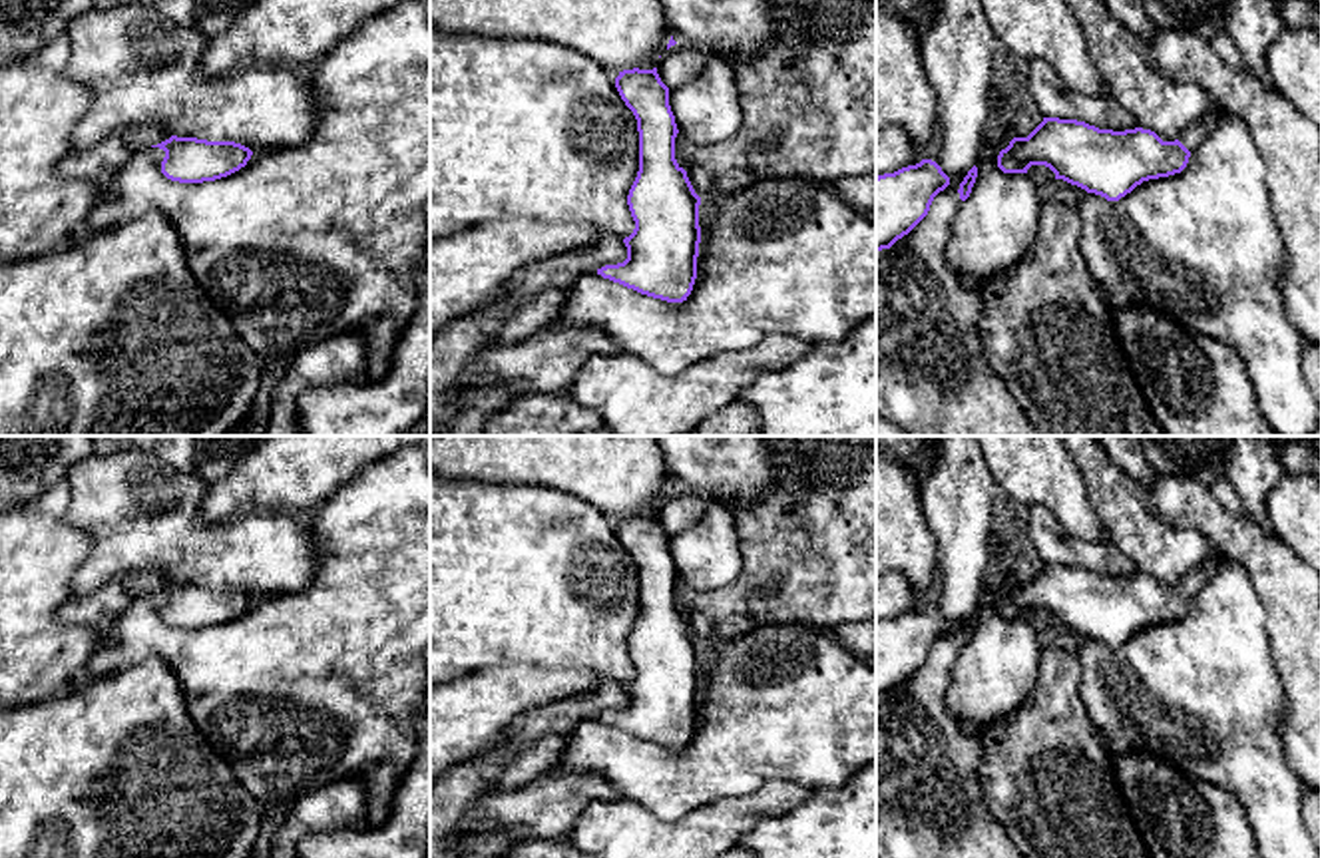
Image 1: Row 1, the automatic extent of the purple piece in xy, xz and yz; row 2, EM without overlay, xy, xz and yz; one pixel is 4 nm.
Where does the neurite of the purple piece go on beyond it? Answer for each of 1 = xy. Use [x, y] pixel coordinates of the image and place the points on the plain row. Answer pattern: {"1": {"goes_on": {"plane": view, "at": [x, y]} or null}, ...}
{"1": {"goes_on": {"plane": "xy", "at": [144, 582]}}}

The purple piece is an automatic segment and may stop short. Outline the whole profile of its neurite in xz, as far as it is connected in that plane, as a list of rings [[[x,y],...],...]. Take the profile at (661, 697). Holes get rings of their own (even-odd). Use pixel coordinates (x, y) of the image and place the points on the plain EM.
[[[657,514],[623,516],[615,534],[639,577],[639,617],[627,641],[635,675],[623,685],[627,705],[597,721],[653,745],[683,749],[697,725],[701,643],[675,605],[679,575],[669,534]]]

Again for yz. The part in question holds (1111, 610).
[[[1212,553],[1175,587],[1163,587],[1143,573],[1113,577],[1077,565],[1043,563],[1027,583],[1013,583],[999,597],[997,613],[1003,619],[1027,619],[1031,611],[1045,611],[1055,625],[1119,647],[1143,627],[1181,619],[1218,563]]]

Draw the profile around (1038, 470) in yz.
[[[974,436],[995,484],[1025,506],[1043,506],[1067,534],[1105,541],[1081,470],[1061,436]]]

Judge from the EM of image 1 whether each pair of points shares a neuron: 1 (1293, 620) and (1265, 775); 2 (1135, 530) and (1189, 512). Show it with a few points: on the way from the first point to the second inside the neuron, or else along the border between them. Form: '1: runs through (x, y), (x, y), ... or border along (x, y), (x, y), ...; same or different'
1: border along (1269, 638), (1283, 689), (1281, 731); different
2: border along (1145, 486), (1171, 524), (1209, 542); different

